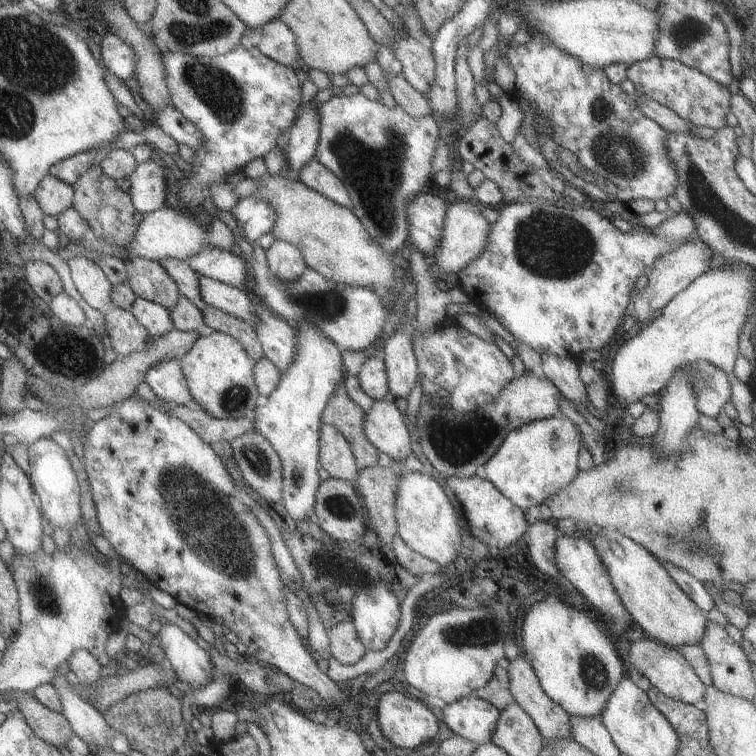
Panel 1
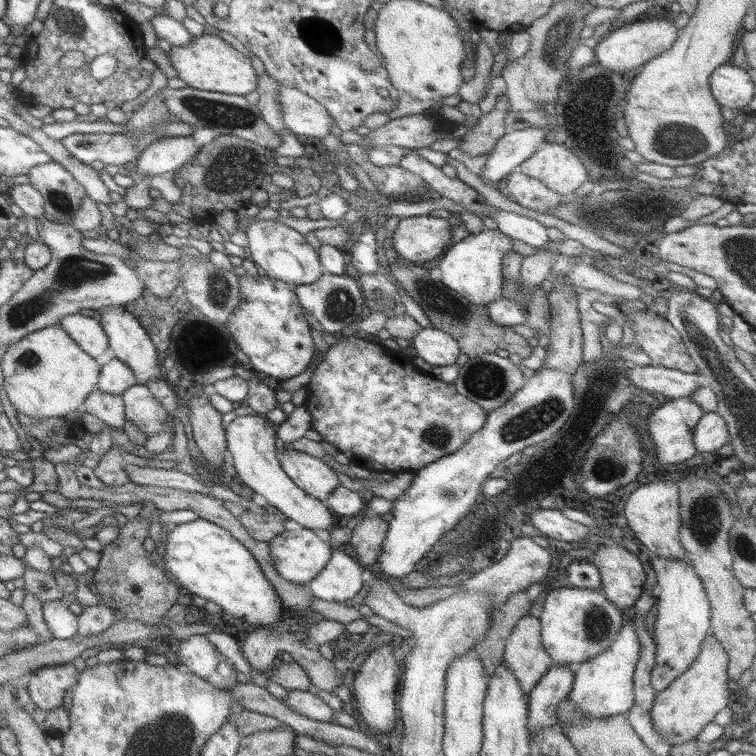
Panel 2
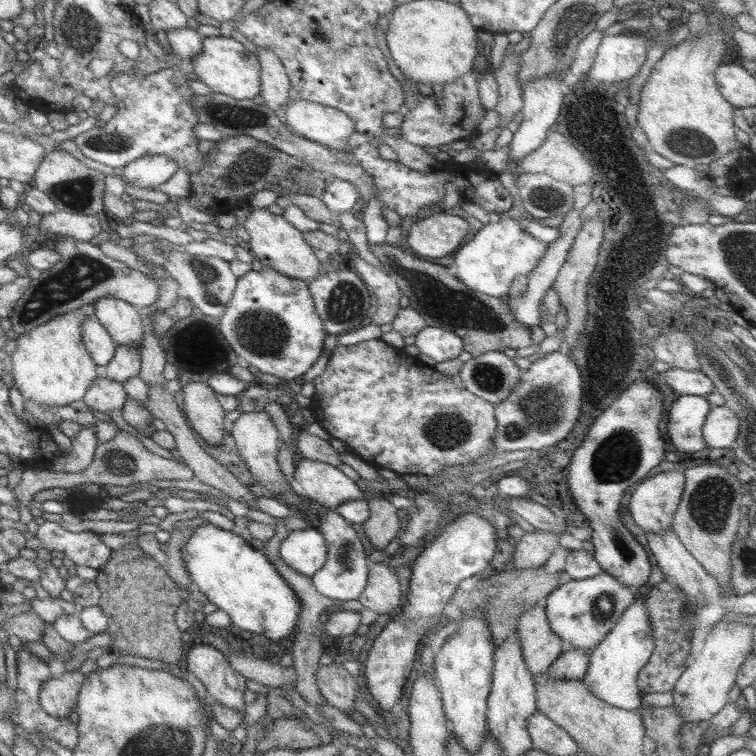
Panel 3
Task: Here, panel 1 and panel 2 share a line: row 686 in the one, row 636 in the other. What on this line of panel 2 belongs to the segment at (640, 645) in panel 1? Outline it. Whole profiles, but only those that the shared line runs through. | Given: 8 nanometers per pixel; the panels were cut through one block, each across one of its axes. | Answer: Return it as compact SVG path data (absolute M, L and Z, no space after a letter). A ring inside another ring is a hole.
M653 557L651 563L656 572L658 585L652 588L656 605L655 666L651 672L651 683L656 694L678 678L698 656L703 640L710 634L711 608L707 594L693 566L680 559Z

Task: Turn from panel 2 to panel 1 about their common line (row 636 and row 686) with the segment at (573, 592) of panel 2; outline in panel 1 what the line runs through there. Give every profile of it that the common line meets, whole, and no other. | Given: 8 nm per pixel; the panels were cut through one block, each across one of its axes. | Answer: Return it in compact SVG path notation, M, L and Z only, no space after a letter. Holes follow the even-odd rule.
M546 596L526 612L522 630L518 630L522 652L530 660L542 690L570 716L600 716L612 691L624 676L622 658L616 652L612 636L599 621L584 611Z

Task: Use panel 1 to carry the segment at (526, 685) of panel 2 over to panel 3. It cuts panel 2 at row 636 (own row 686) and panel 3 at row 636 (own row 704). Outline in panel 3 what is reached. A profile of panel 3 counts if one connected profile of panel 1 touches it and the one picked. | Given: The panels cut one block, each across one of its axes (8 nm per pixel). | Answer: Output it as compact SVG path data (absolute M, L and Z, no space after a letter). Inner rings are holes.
M532 606L519 618L516 632L530 673L546 670L563 652L562 641L550 628L545 608Z

